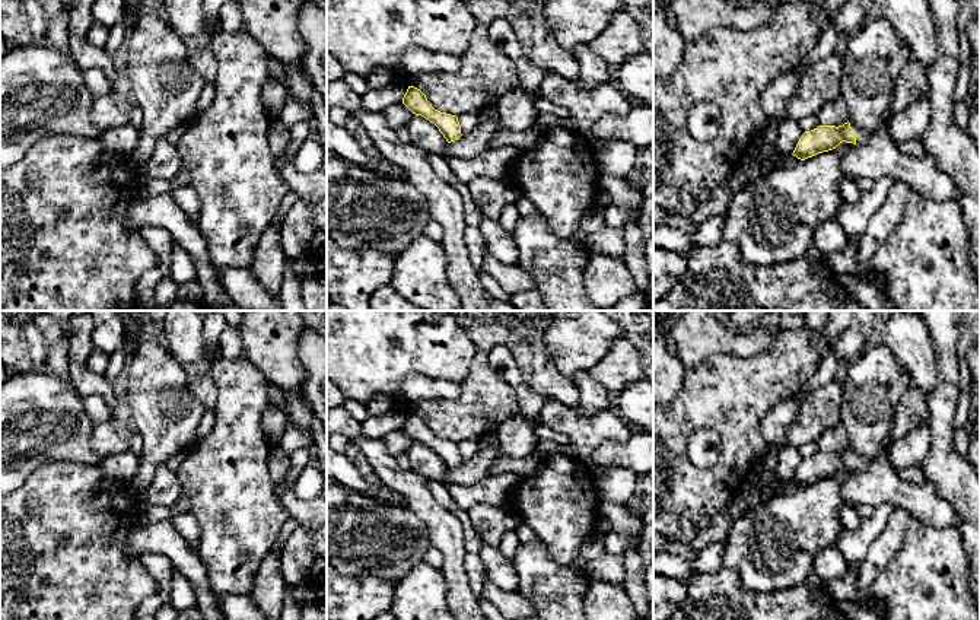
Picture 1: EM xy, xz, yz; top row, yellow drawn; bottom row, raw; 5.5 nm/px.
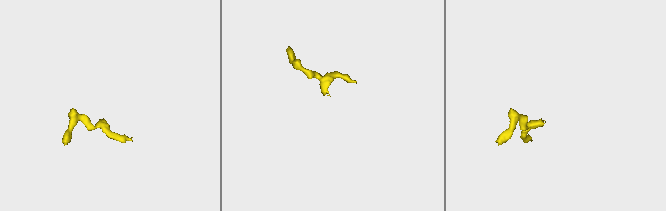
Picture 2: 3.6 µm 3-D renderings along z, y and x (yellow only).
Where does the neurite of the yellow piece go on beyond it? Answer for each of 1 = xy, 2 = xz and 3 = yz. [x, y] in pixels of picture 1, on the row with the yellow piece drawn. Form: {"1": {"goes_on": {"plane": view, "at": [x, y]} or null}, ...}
{"1": {"goes_on": null}, "2": {"goes_on": null}, "3": {"goes_on": {"plane": "yz", "at": [862, 136]}}}

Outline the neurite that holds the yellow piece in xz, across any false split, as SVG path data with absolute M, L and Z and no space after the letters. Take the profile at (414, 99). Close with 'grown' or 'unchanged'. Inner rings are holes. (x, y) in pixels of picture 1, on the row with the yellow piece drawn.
M408 86L402 98L402 104L413 114L421 115L430 123L433 123L443 134L448 143L455 142L462 136L458 117L435 109L420 89Z | unchanged

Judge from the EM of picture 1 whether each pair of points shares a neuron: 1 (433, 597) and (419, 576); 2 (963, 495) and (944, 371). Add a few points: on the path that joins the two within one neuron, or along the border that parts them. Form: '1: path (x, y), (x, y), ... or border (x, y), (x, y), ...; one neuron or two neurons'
1: path (429, 593), (423, 587), (423, 581); one neuron
2: path (944, 464), (942, 401); one neuron

